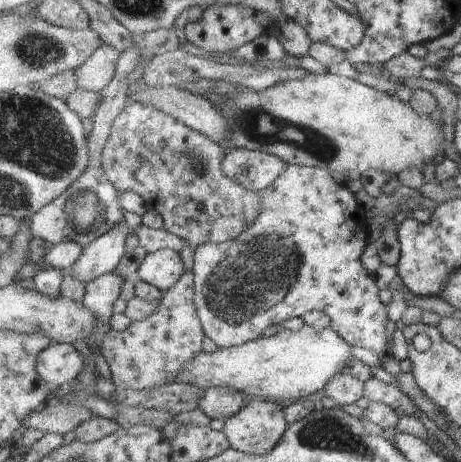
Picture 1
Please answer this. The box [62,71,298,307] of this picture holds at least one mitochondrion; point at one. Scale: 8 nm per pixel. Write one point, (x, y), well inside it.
(199, 164)

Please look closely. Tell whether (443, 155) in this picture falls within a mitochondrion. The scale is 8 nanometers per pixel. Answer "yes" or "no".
no

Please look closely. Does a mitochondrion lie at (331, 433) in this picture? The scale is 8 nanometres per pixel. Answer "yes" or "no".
yes

